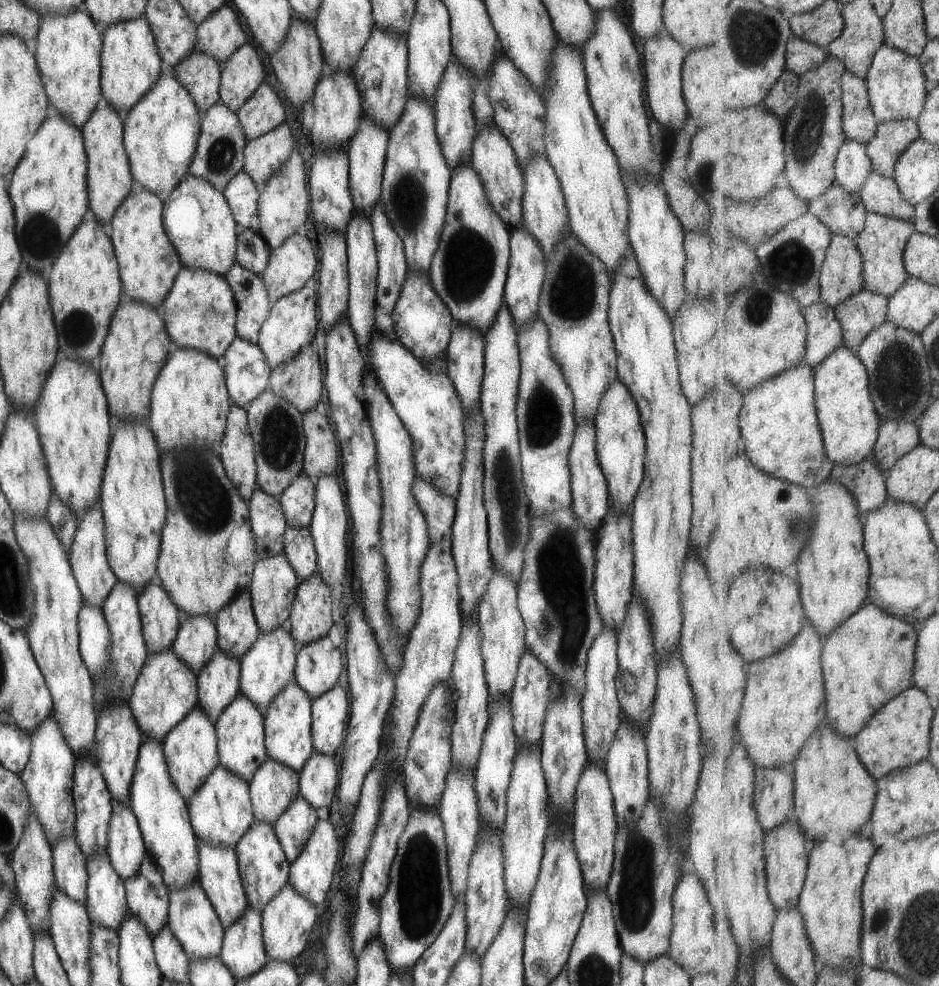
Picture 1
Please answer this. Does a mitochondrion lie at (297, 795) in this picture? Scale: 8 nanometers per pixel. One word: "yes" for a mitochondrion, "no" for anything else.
no

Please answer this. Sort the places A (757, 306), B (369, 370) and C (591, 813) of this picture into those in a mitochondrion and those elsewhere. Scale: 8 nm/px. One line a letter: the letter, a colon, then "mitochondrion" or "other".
A: mitochondrion
B: other
C: other

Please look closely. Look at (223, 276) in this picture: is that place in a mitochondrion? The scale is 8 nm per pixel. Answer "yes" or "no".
no

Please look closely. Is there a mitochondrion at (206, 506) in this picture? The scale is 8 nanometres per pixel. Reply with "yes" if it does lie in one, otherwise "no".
yes

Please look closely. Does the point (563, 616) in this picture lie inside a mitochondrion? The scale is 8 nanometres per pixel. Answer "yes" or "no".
yes

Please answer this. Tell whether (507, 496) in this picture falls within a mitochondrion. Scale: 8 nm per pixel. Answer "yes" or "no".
yes

